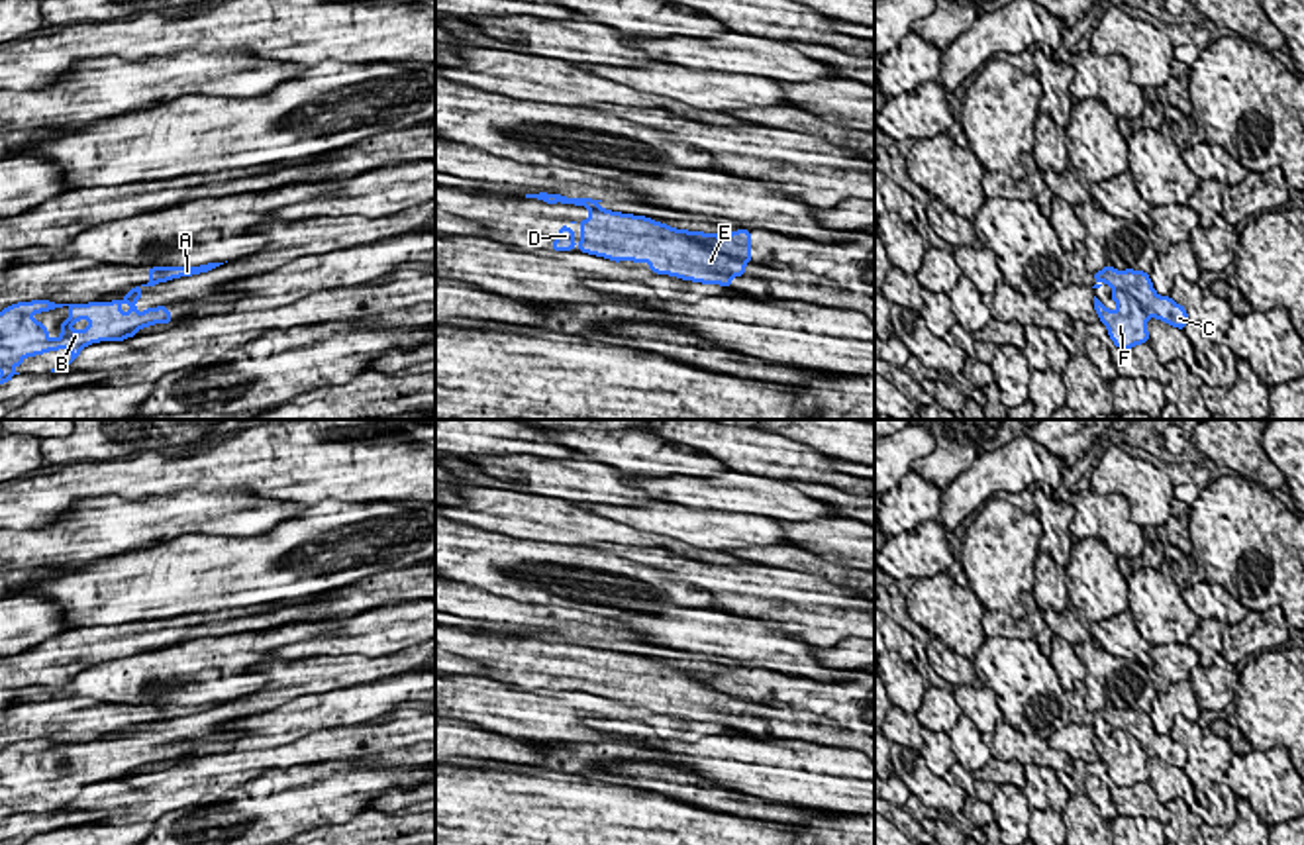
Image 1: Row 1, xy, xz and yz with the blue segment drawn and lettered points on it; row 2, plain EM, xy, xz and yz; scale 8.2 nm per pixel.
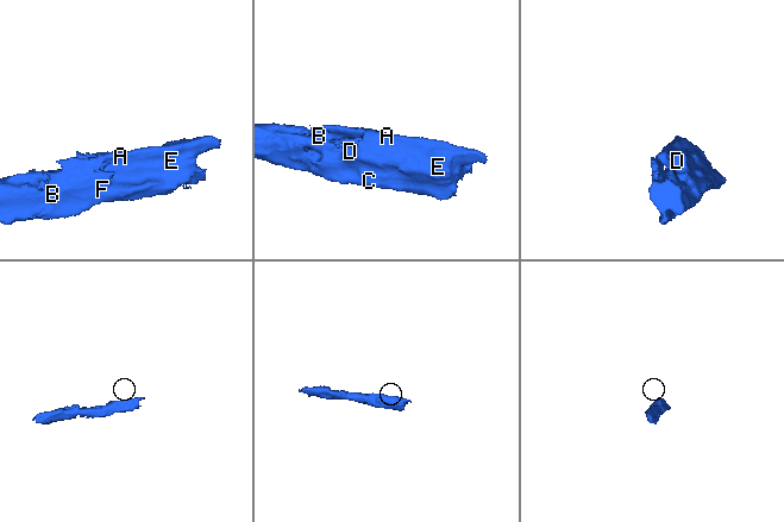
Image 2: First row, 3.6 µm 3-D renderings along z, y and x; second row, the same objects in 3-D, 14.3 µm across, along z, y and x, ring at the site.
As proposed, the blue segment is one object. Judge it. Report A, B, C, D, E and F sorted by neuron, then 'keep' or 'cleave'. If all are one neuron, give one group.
A C D E / B F; cleave

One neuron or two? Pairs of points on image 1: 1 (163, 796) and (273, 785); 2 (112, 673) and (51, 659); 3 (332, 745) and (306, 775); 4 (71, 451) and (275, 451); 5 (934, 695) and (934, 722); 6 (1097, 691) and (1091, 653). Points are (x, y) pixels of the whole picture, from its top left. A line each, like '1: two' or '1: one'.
1: two
2: two
3: two
4: two
5: one
6: one

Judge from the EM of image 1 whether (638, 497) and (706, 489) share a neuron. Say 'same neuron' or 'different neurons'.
different neurons

